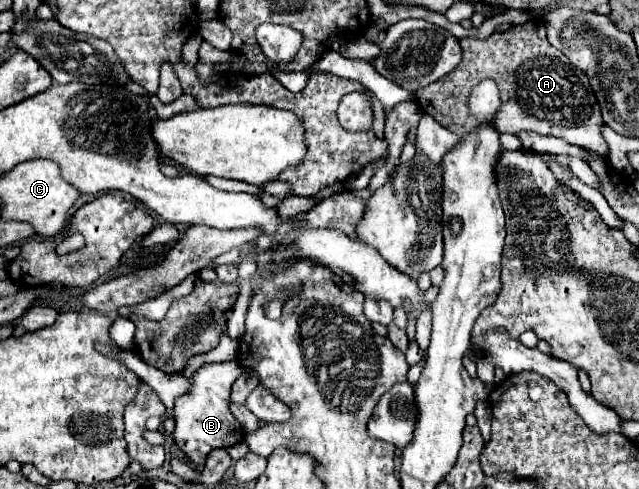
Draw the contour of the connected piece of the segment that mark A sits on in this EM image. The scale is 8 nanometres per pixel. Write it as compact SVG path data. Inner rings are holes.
M541 21L513 25L509 31L493 33L487 39L463 37L459 39L459 45L463 49L463 59L457 69L415 93L421 109L433 115L443 127L457 135L469 133L469 129L477 125L477 117L473 117L467 109L469 93L477 81L493 79L497 81L501 97L501 109L497 117L493 117L497 133L535 131L541 135L561 137L571 145L579 145L595 153L609 151L601 135L603 119L589 79L547 41L545 25Z

